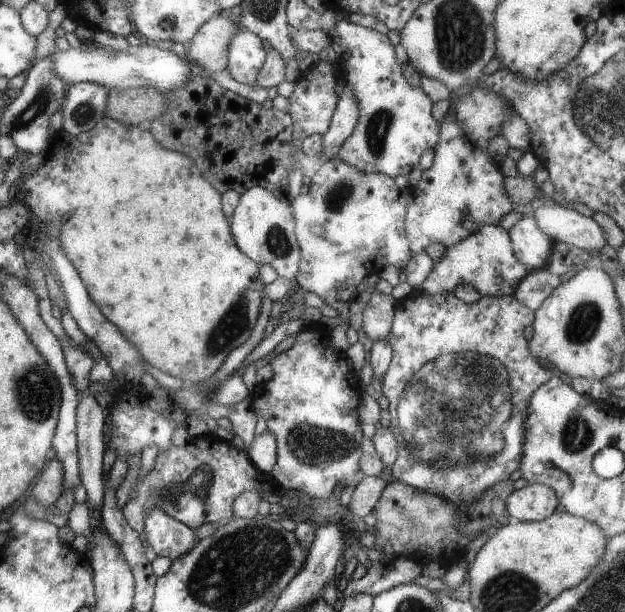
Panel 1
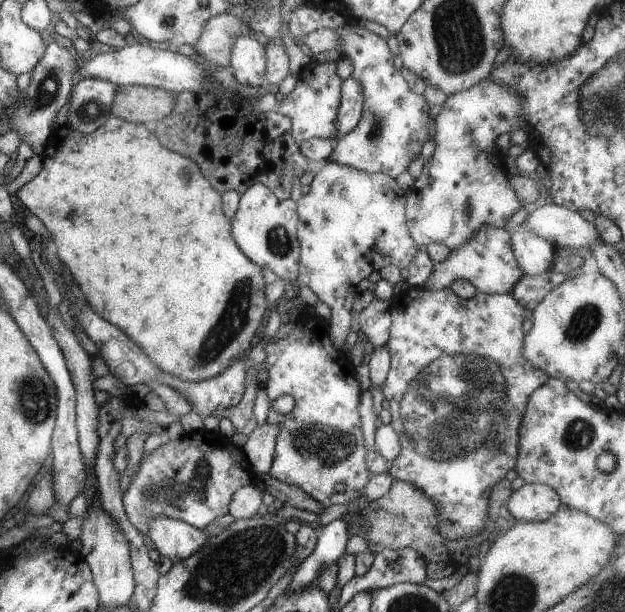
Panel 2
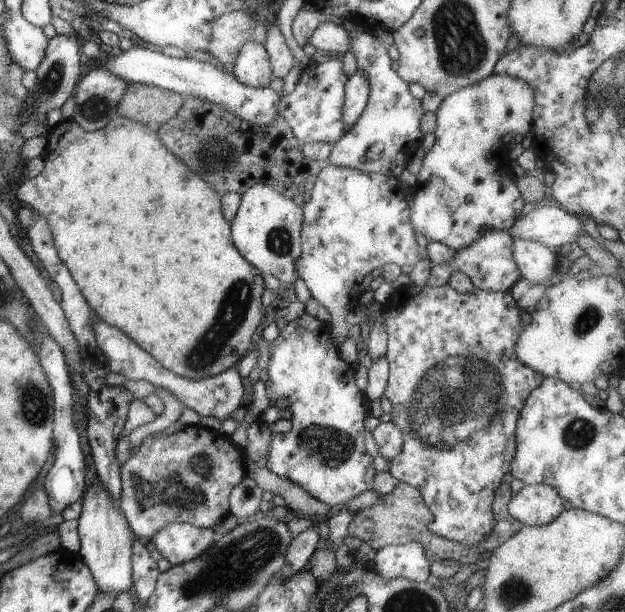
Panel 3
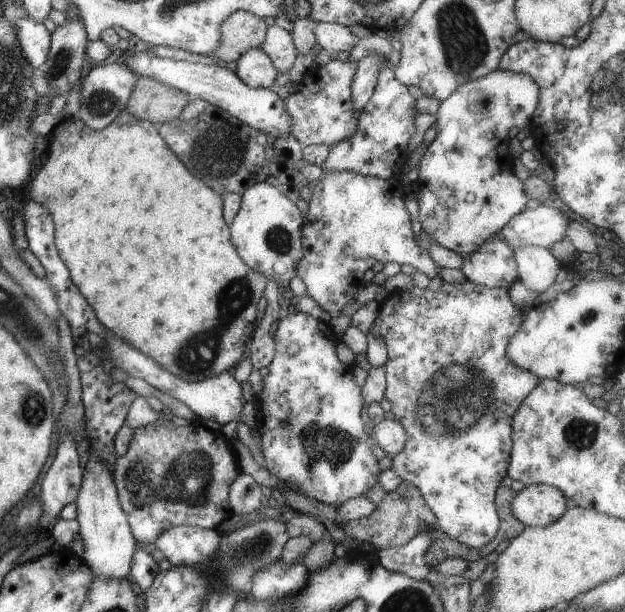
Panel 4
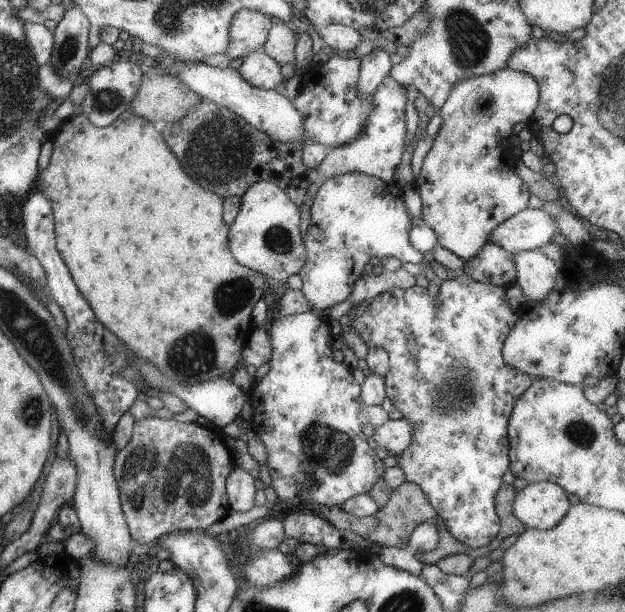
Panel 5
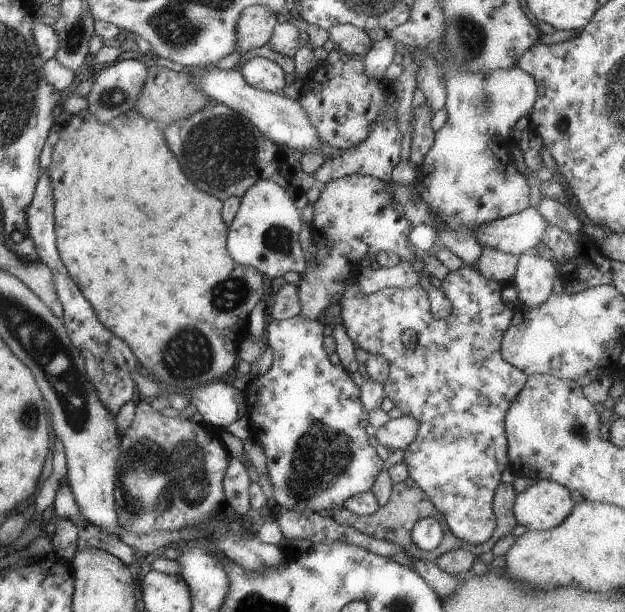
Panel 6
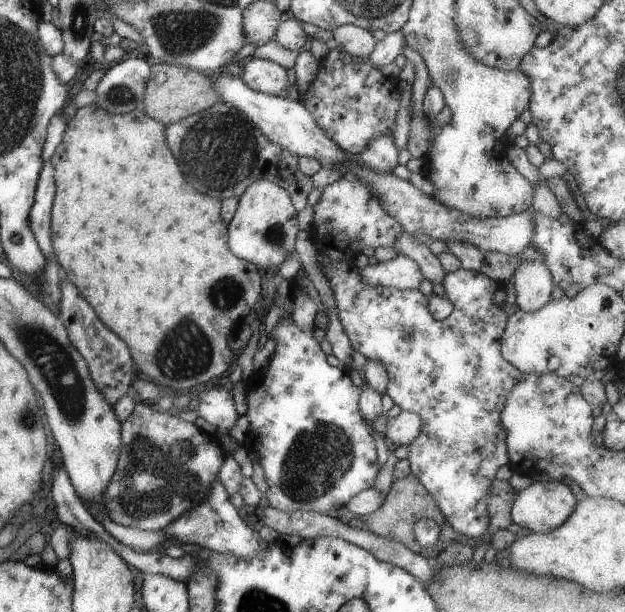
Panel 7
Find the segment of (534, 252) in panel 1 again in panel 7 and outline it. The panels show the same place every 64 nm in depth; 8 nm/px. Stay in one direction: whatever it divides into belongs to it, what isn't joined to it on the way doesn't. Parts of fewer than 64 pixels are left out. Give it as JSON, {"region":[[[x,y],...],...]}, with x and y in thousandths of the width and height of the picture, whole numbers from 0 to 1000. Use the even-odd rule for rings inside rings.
{"region":[[[832,426],[821,453],[824,502],[837,510],[856,510],[883,487],[885,454],[869,428]]]}

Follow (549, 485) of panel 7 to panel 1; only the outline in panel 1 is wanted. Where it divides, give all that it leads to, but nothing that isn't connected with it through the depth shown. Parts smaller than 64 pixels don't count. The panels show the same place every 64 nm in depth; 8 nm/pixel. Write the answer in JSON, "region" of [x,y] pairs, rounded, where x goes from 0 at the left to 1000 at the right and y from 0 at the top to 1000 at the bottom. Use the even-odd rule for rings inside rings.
{"region":[[[843,789],[814,807],[808,830],[819,851],[867,851],[888,835],[891,824],[883,797],[866,789]]]}

